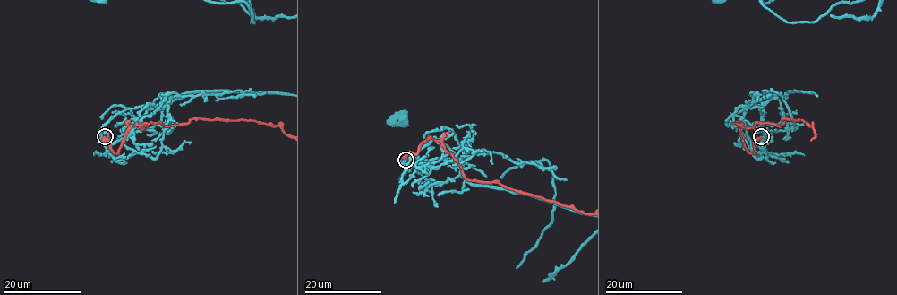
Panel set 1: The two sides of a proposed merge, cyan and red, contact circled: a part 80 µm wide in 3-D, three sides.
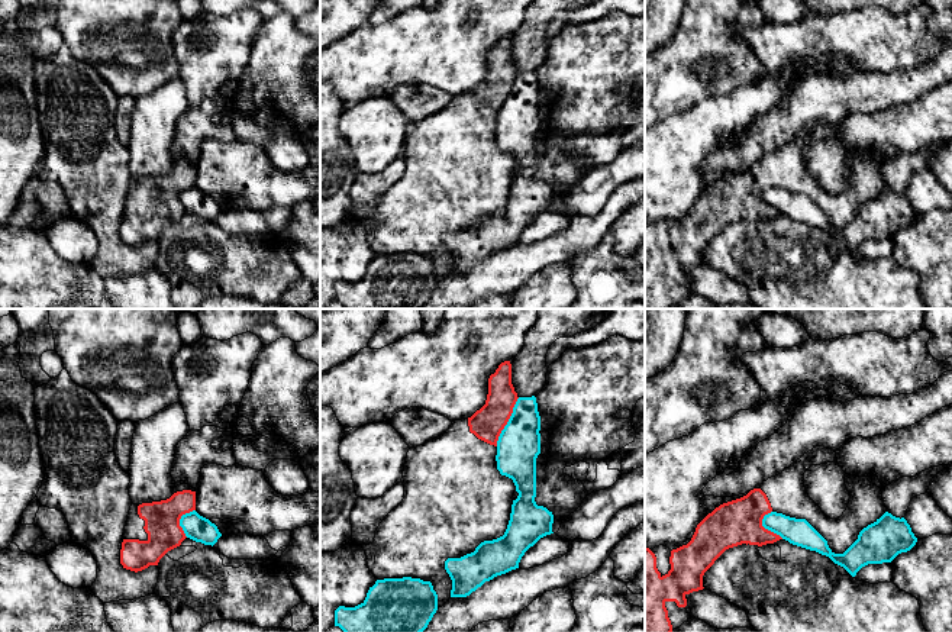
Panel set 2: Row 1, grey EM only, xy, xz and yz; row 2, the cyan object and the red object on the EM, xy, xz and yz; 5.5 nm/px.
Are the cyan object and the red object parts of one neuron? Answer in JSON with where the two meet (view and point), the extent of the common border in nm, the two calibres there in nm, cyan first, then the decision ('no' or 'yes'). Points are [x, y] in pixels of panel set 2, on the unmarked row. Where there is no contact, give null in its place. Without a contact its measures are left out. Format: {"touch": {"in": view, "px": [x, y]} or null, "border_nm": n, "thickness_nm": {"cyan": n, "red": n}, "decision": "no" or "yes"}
{"touch": {"in": "xz", "px": [507, 97]}, "border_nm": 300, "thickness_nm": {"cyan": 240, "red": 180}, "decision": "no"}

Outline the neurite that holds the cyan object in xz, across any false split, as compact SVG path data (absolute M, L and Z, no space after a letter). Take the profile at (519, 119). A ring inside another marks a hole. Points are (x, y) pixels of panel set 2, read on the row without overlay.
M519 72L497 116L497 145L513 155L517 174L503 212L481 217L474 228L448 233L451 273L467 273L485 257L519 244L525 228L540 213L554 209L554 190L538 181L536 133L540 129L540 91L536 72Z

